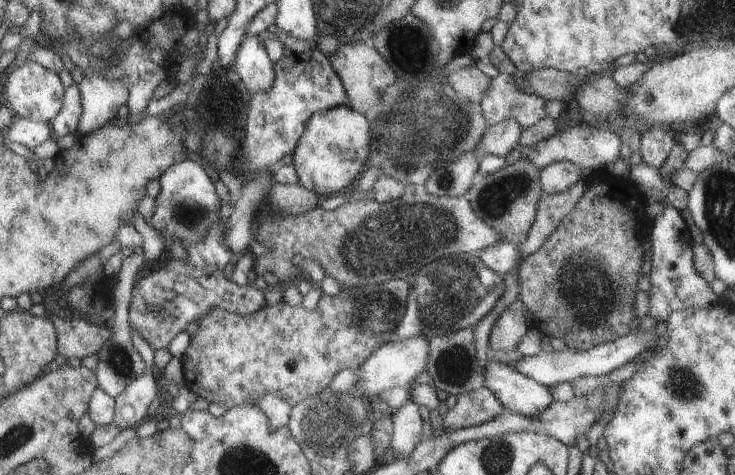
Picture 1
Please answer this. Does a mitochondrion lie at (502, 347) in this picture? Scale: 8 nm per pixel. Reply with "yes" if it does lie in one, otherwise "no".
no

